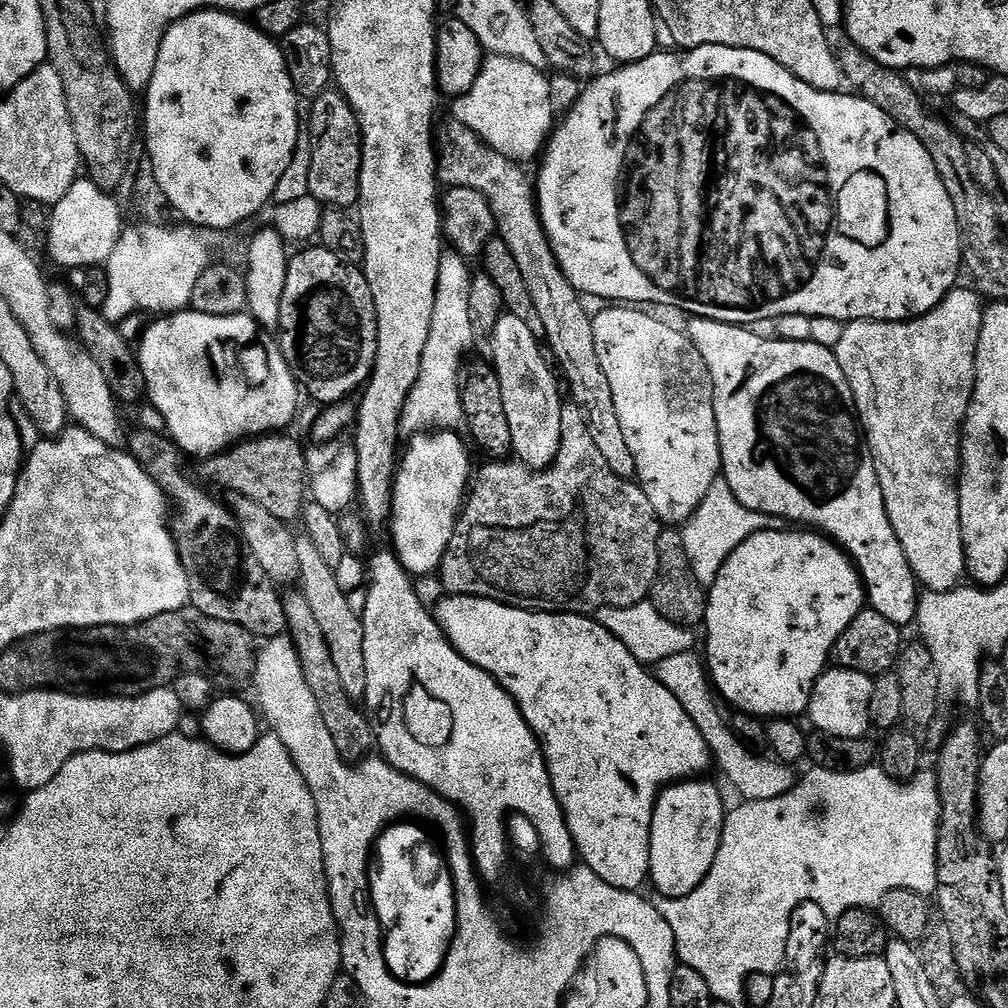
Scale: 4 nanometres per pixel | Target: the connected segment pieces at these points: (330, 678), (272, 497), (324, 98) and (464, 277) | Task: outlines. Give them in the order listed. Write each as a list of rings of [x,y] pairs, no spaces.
[[[293,590],[289,596],[283,597],[283,601],[288,623],[286,632],[296,647],[306,682],[320,704],[320,713],[326,722],[326,730],[330,730],[339,756],[348,763],[359,763],[371,753],[369,752],[371,748],[374,748],[373,725],[372,728],[368,725],[367,718],[356,709],[359,708],[357,701],[353,700],[344,689],[342,678],[334,666],[334,658],[330,658],[330,646],[326,642],[326,634],[322,634],[322,626],[318,626],[314,610],[310,610],[304,593]]]
[[[265,434],[241,441],[227,452],[209,457],[203,463],[204,472],[218,483],[232,488],[228,490],[247,496],[266,509],[280,514],[286,510],[298,512],[298,499],[306,494],[306,450],[296,439],[284,435],[288,434]]]
[[[329,90],[311,103],[308,131],[311,134],[312,158],[308,193],[323,206],[351,209],[359,203],[362,137],[356,115],[343,93]]]
[[[455,250],[443,251],[439,260],[438,286],[434,298],[434,312],[431,314],[430,338],[426,338],[426,350],[422,350],[423,366],[418,378],[408,395],[409,405],[420,407],[425,416],[424,424],[412,412],[405,410],[400,419],[400,427],[405,433],[420,434],[428,430],[440,430],[445,427],[444,407],[460,403],[460,389],[462,387],[462,360],[458,356],[448,357],[455,350],[464,356],[472,348],[477,339],[470,324],[470,292],[472,272],[469,271],[465,257]]]

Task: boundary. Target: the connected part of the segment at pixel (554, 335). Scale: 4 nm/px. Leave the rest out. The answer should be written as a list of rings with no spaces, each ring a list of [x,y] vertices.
[[[455,122],[449,124],[449,128],[438,136],[439,183],[448,188],[478,190],[478,194],[486,198],[496,219],[498,239],[510,246],[510,254],[514,254],[514,262],[518,262],[522,282],[526,282],[526,290],[530,290],[530,298],[534,298],[534,310],[538,310],[542,326],[546,326],[547,347],[550,352],[552,347],[551,355],[554,360],[556,355],[561,368],[559,371],[562,376],[564,371],[572,387],[572,396],[581,414],[588,419],[588,436],[596,447],[593,448],[595,455],[606,458],[606,466],[610,466],[614,474],[631,481],[636,476],[634,458],[630,454],[630,446],[626,446],[626,437],[622,435],[618,410],[614,410],[610,382],[606,382],[606,374],[602,374],[602,366],[598,362],[592,316],[584,313],[585,301],[581,293],[568,281],[556,261],[552,243],[540,220],[533,181],[528,181],[527,174],[520,169],[523,167],[517,161],[507,160],[494,149],[487,148],[469,128]]]

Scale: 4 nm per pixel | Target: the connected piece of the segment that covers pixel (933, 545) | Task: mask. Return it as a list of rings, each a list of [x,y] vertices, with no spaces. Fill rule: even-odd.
[[[963,286],[953,288],[951,292],[944,295],[943,302],[937,308],[930,310],[924,316],[910,320],[853,320],[845,323],[841,341],[834,349],[838,358],[838,366],[842,366],[846,378],[850,382],[850,390],[856,399],[858,419],[866,437],[868,451],[873,455],[872,461],[876,467],[878,482],[882,486],[882,494],[886,502],[888,517],[894,526],[894,534],[910,562],[912,573],[916,575],[917,581],[930,592],[949,592],[951,588],[957,587],[963,581],[960,579],[965,579],[966,576],[964,543],[960,529],[960,486],[958,483],[960,479],[960,442],[964,419],[972,401],[972,392],[976,389],[976,351],[986,307],[980,293],[971,287],[968,288],[963,288]]]

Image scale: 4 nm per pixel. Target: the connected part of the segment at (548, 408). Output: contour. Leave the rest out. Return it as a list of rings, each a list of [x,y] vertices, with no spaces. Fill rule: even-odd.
[[[502,315],[494,326],[490,343],[490,360],[502,386],[502,402],[506,406],[506,419],[510,422],[515,459],[533,470],[549,468],[556,457],[561,455],[560,439],[564,436],[564,412],[560,409],[560,392],[556,389],[557,373],[548,369],[549,357],[541,341],[530,334],[522,318]]]

